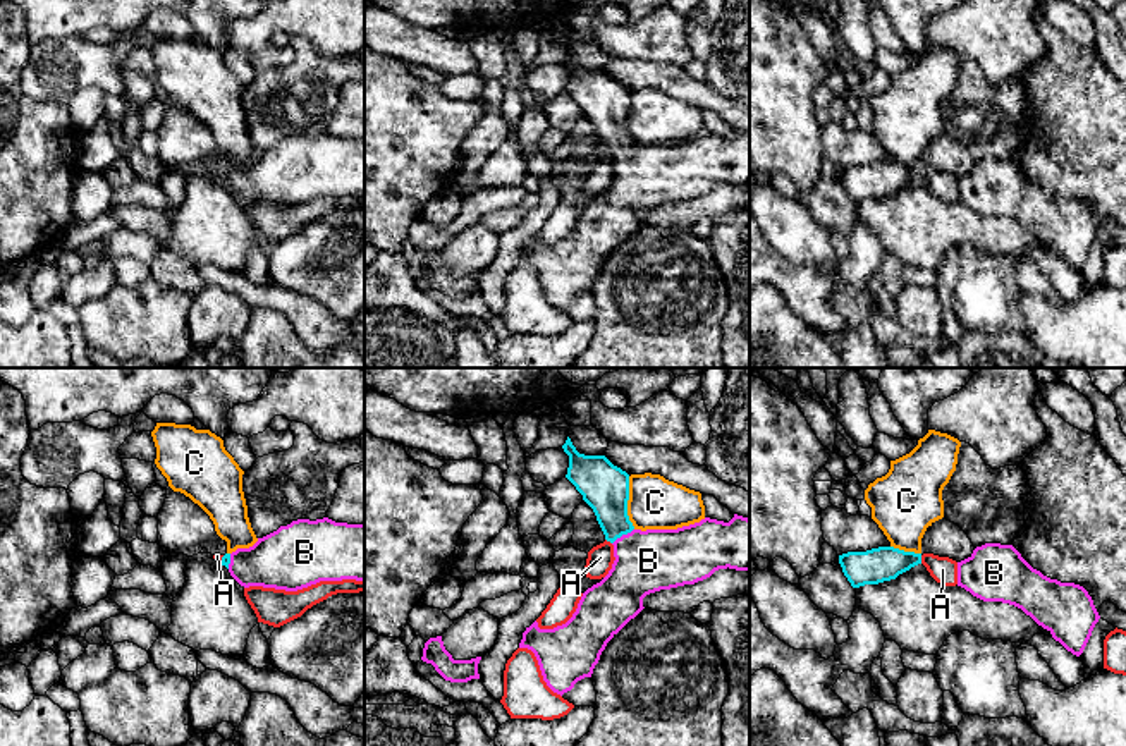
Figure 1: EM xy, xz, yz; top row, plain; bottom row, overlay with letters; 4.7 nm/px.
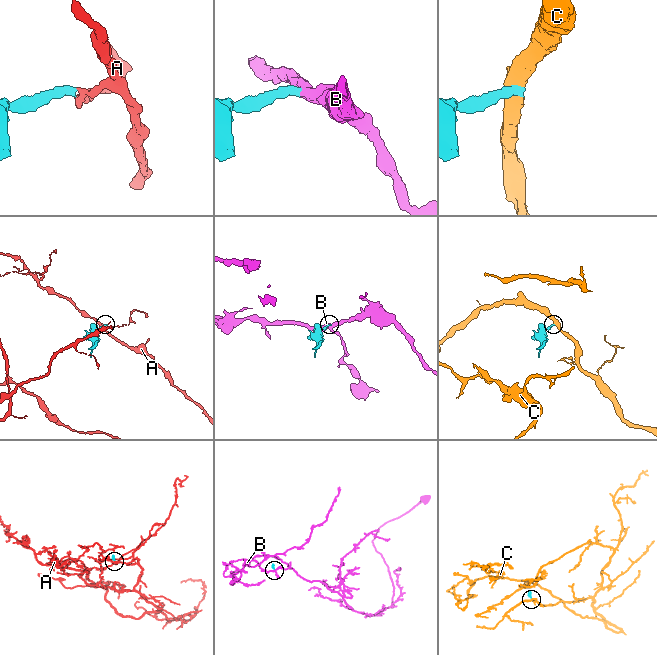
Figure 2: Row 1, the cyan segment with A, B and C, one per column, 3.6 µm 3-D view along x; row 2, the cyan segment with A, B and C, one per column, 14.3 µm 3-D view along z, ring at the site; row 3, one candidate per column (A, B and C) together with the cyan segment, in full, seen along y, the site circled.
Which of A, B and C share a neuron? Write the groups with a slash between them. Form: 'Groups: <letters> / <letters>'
Groups: A / B / C

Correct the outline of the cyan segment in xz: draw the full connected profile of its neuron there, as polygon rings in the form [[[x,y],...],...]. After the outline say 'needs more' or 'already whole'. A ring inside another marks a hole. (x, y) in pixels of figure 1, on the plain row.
[[[567,52],[562,60],[569,70],[566,93],[593,124],[605,155],[614,160],[614,179],[609,189],[588,203],[572,232],[554,244],[540,244],[535,235],[523,248],[519,263],[535,268],[543,296],[564,309],[584,292],[591,292],[607,258],[645,222],[643,213],[660,205],[695,199],[719,184],[750,186],[750,134],[734,129],[729,138],[705,132],[677,144],[636,144],[627,131],[629,89],[614,81],[605,70],[584,70]]]; needs more

